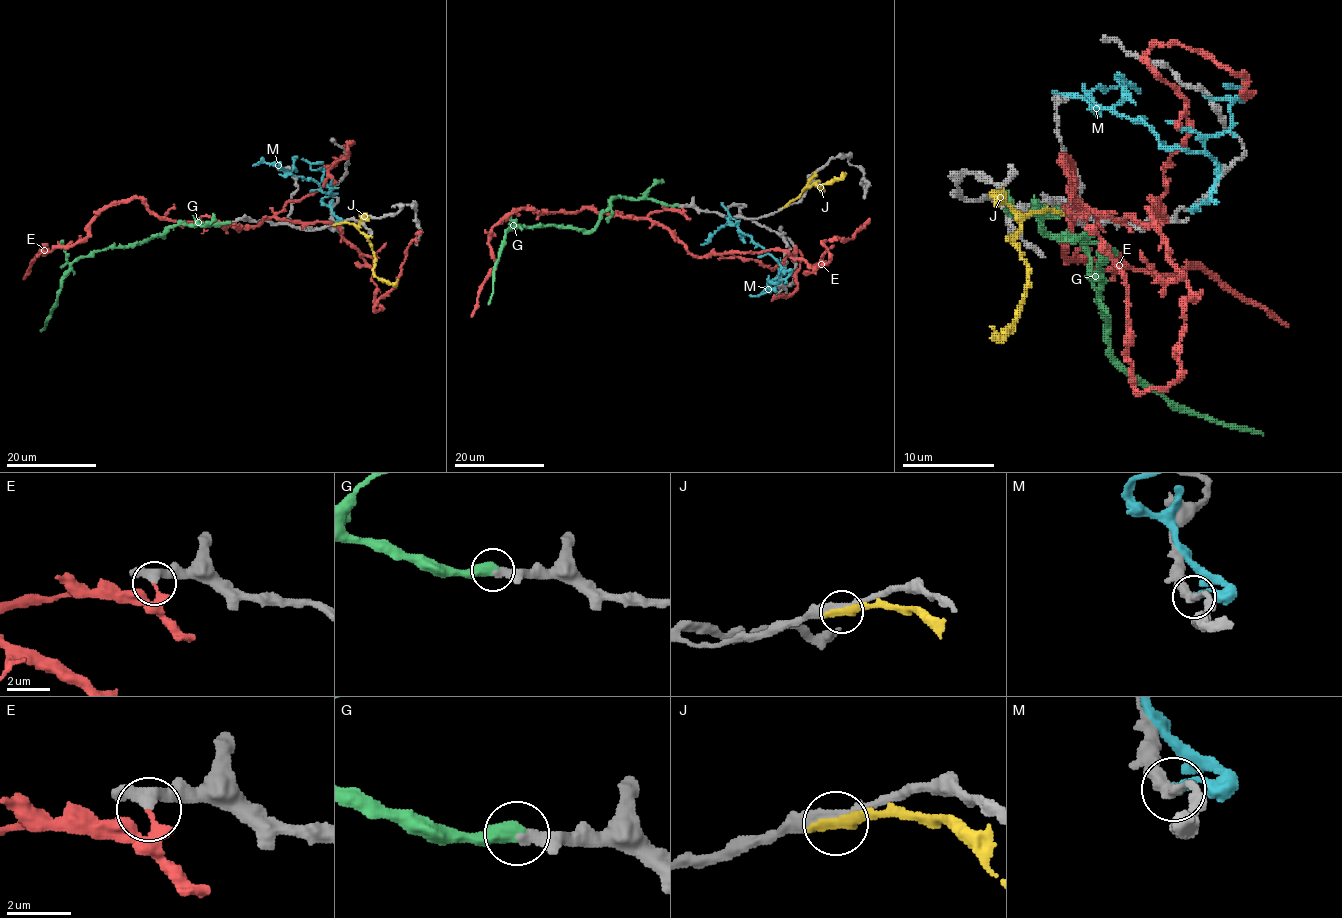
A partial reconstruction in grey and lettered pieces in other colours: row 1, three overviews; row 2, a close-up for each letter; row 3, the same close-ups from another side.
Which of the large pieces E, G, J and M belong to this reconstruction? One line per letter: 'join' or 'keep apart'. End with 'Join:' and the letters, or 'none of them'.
E: keep apart
G: join
J: keep apart
M: keep apart
Join: G

